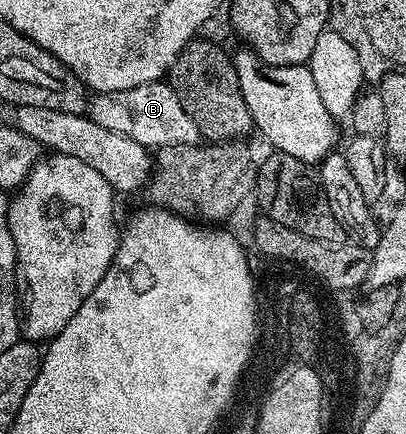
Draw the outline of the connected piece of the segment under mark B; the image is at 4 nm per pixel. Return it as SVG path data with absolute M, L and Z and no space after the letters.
M161 80L143 83L127 91L90 96L87 101L87 116L99 123L99 127L107 127L107 131L127 135L146 147L197 143L197 128L190 125L189 118L181 113L177 99L169 93L169 89L164 89Z

